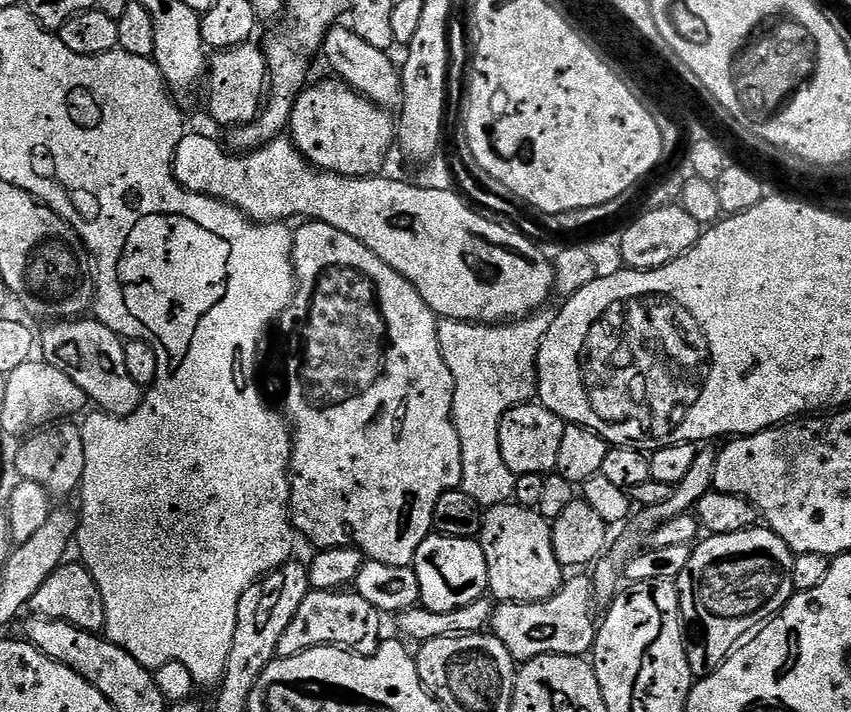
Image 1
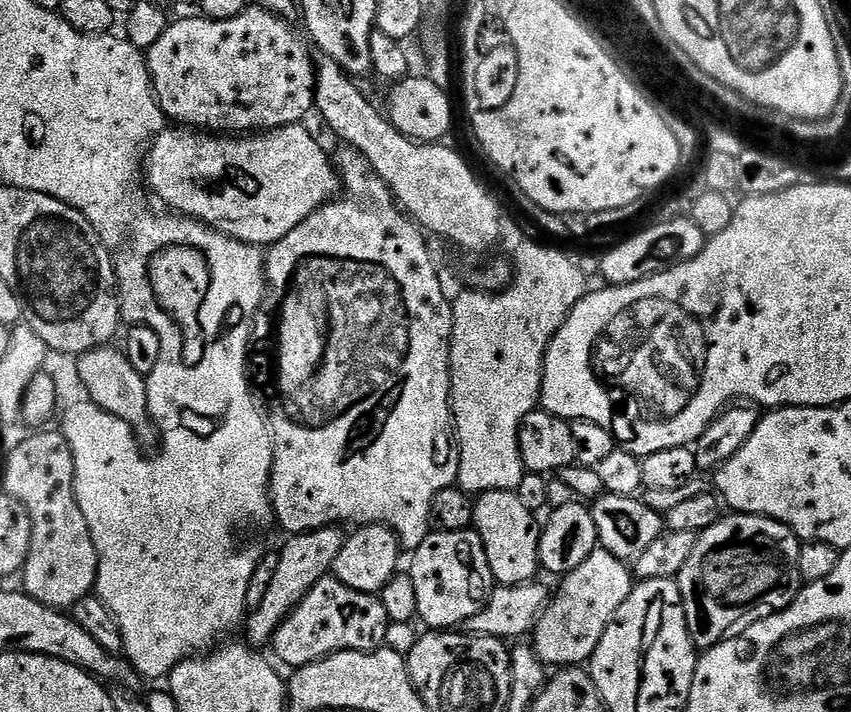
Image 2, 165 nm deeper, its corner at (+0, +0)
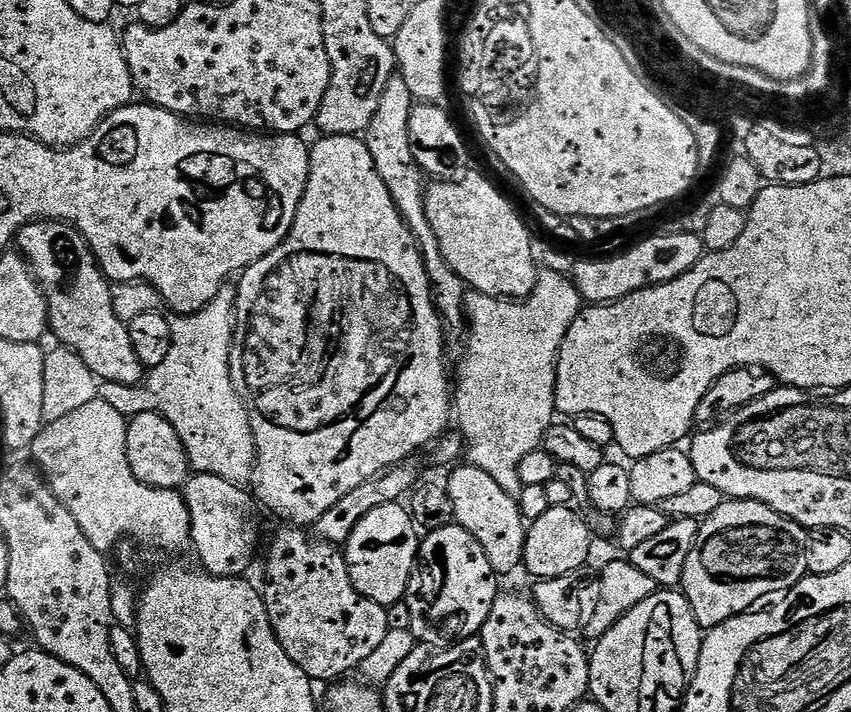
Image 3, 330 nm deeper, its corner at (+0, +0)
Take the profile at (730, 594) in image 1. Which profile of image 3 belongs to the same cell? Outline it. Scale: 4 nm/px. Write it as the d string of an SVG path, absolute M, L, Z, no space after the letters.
M725 499L724 504L718 506L718 510L714 510L714 514L710 514L701 523L694 550L690 550L690 558L686 558L682 591L701 629L717 628L722 622L755 609L759 600L783 594L804 579L808 575L809 535L809 529L778 514L762 502Z

